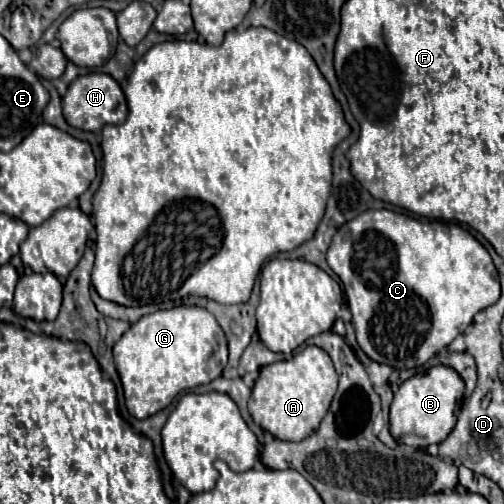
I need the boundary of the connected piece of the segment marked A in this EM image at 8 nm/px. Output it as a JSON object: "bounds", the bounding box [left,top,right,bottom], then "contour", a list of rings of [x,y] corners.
{"bounds":[249,345,337,441],"contour":[[[315,345],[305,347],[287,361],[265,365],[259,375],[261,377],[255,381],[253,395],[249,399],[249,413],[259,427],[283,441],[301,441],[315,431],[337,391],[333,361]]]}

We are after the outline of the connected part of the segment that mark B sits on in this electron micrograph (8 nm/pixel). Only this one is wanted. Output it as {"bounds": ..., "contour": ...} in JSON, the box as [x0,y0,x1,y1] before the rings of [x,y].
{"bounds":[391,365,465,447],"contour":[[[435,365],[427,373],[417,373],[401,383],[399,391],[391,403],[391,435],[397,443],[427,447],[431,443],[441,443],[455,423],[455,409],[465,393],[465,381],[453,367]]]}

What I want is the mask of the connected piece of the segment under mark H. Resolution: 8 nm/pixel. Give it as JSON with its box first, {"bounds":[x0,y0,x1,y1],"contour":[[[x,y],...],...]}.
{"bounds":[63,73,127,131],"contour":[[[89,73],[89,75],[81,75],[77,77],[65,97],[63,97],[63,117],[69,125],[83,129],[83,131],[101,131],[103,125],[107,123],[125,123],[127,117],[127,101],[125,95],[119,87],[119,83],[105,73]]]}

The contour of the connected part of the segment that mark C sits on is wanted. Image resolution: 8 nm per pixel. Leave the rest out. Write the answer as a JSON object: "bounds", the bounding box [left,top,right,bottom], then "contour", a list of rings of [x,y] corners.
{"bounds":[327,209,501,369],"contour":[[[387,209],[363,211],[341,225],[329,245],[327,265],[343,281],[359,347],[373,361],[395,369],[425,365],[471,325],[475,313],[493,305],[501,293],[489,251],[467,229],[457,223],[419,221]]]}

